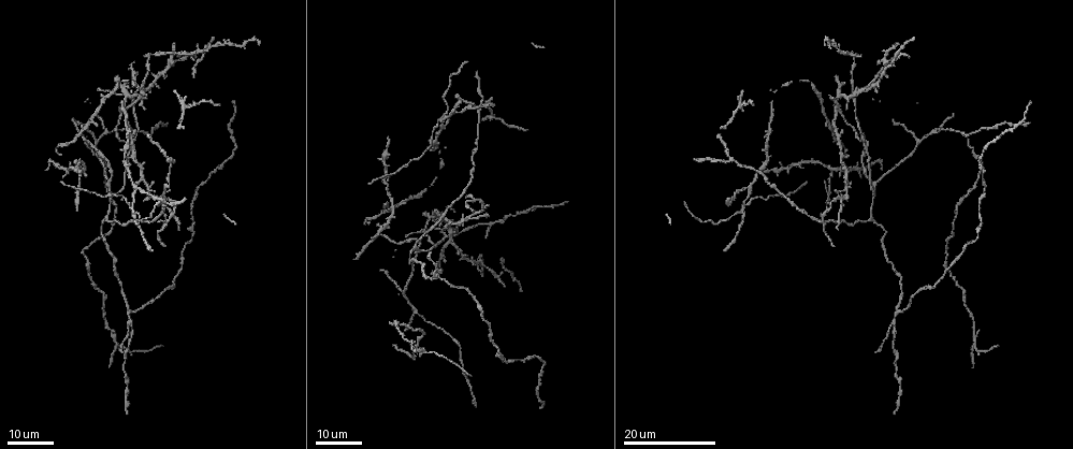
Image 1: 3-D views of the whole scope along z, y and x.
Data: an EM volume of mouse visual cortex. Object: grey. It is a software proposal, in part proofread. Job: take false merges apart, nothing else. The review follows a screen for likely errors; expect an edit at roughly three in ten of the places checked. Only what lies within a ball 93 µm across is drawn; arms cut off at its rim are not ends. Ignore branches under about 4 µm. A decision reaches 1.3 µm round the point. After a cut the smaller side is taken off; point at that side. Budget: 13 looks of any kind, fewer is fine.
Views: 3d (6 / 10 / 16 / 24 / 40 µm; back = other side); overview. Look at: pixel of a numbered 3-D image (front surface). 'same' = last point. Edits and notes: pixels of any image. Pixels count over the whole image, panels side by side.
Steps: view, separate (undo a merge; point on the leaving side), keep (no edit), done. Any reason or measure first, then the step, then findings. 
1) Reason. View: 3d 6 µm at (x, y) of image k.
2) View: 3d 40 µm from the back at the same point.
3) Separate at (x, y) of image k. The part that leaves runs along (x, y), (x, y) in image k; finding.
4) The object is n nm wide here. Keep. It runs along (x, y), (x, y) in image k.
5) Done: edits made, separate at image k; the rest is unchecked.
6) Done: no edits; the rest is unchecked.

Three-way junction. View: 3d 16 µm at (446, 127) of image 1.

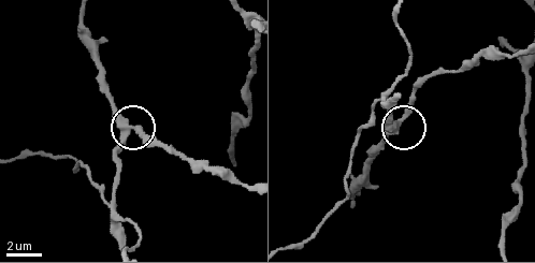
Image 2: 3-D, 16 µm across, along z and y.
View: 3d 10 µm at (127, 129) of image 2.

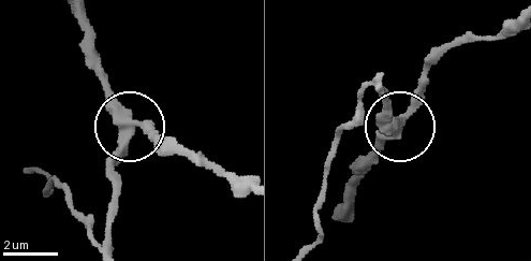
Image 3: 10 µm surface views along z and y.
Keep. It runs along (74, 11), (92, 67), (126, 121), (172, 135) in image 3; one neuron here.

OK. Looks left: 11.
Looks like a crossing. View: 3d 16 µm at (841, 200) of image 1.

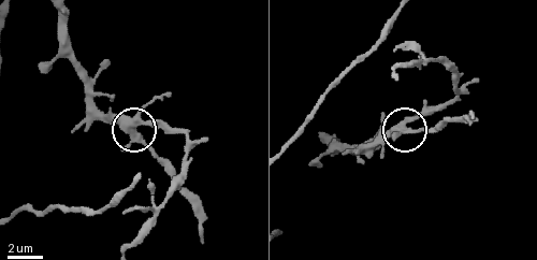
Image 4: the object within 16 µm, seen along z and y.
View: 3d 6 µm at (132, 132) of image 4.

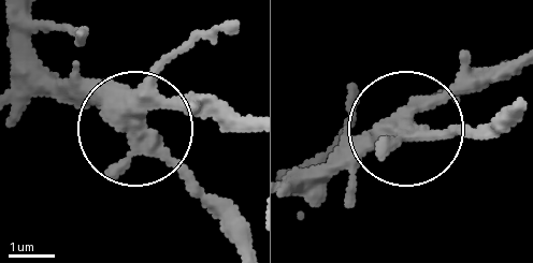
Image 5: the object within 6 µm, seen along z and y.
5 arms meet here. Keep. It runs along (27, 42), (231, 234) in image 5; continuous, no second neuron.

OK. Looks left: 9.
Two arms at a narrow angle. View: 3d 24 µm at (391, 207) of image 1.

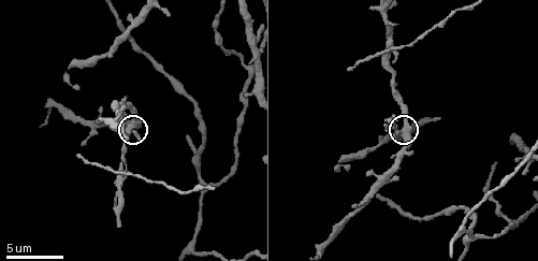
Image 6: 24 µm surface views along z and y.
View: 3d 6 µm at (130, 129) of image 6.

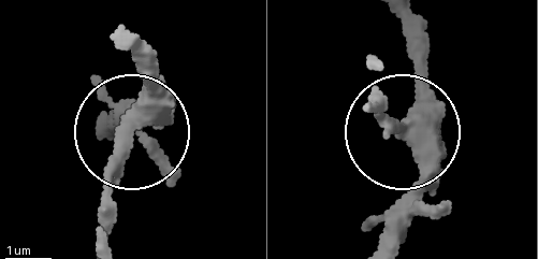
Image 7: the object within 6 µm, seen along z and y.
View: 3d 6 µm from the back at (399, 129) of image 7.

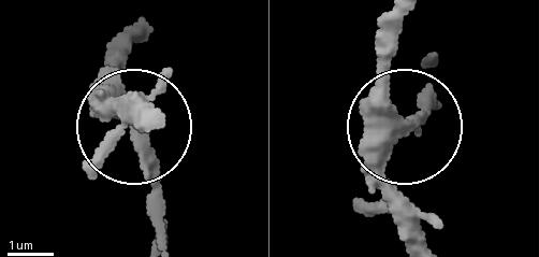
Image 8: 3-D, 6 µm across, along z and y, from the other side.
Keep. Continuous, no second neuron.

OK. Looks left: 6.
Branch point. View: 3d 24 µm at (414, 312) of image 1.

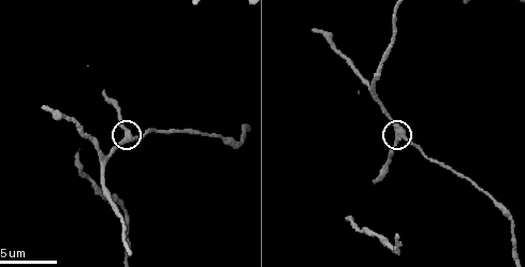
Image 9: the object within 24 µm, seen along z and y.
View: 3d 10 µm at (402, 135) of image 9.

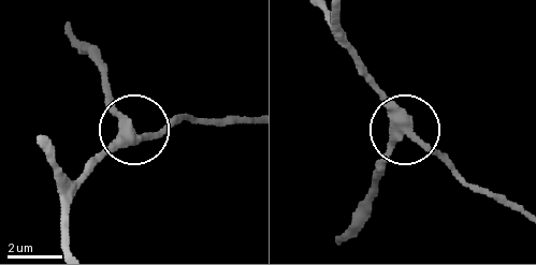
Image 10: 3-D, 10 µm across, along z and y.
Keep. It runs along (66, 238), (69, 196), (129, 134), (156, 134), (196, 120) in image 10; one neuron here.

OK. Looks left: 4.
View: 3d 6 µm at (460, 229) of image 6.

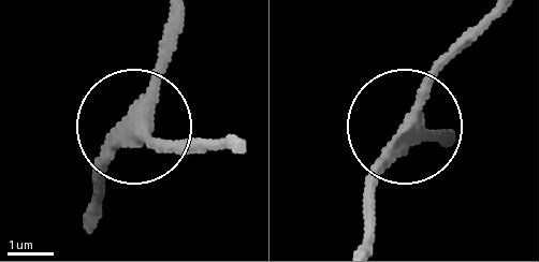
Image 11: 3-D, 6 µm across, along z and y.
3 arms meet here. Keep. All the same neuron.

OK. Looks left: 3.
Two arms in line, one across. View: 3d 16 µm at (129, 322) of image 1.

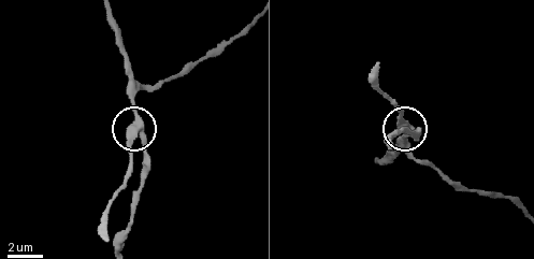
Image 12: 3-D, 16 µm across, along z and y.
Closer look. View: 3d 6 µm at (136, 129) of image 12.

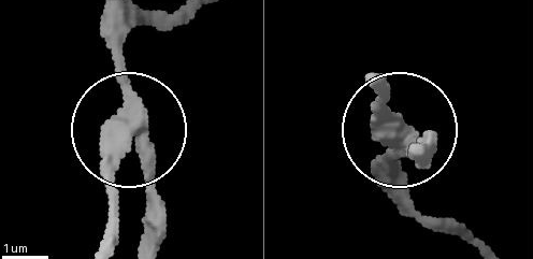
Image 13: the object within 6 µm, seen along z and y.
View: 3d 6 µm from the back at (393, 130) of image 13.

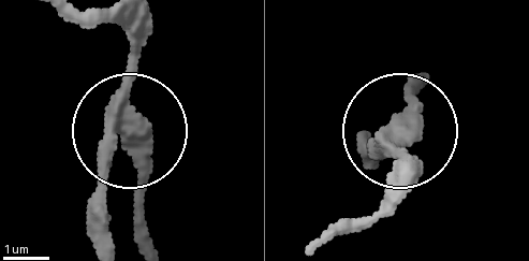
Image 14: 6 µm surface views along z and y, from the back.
The object is 360 nm wide here. Separate at (140, 212) of image 14. A second neuron is stuck on.

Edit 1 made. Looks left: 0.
Done: edits made, separate at image 14; the rest is unchecked.

